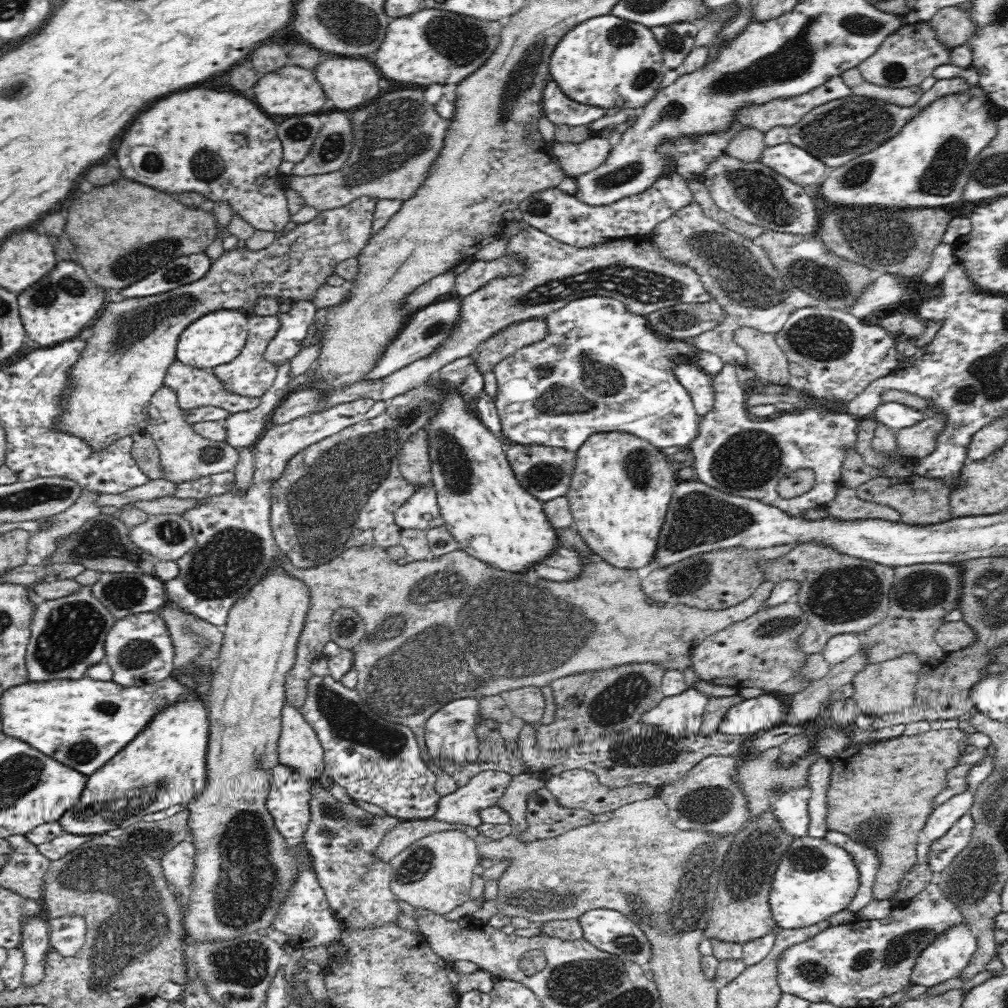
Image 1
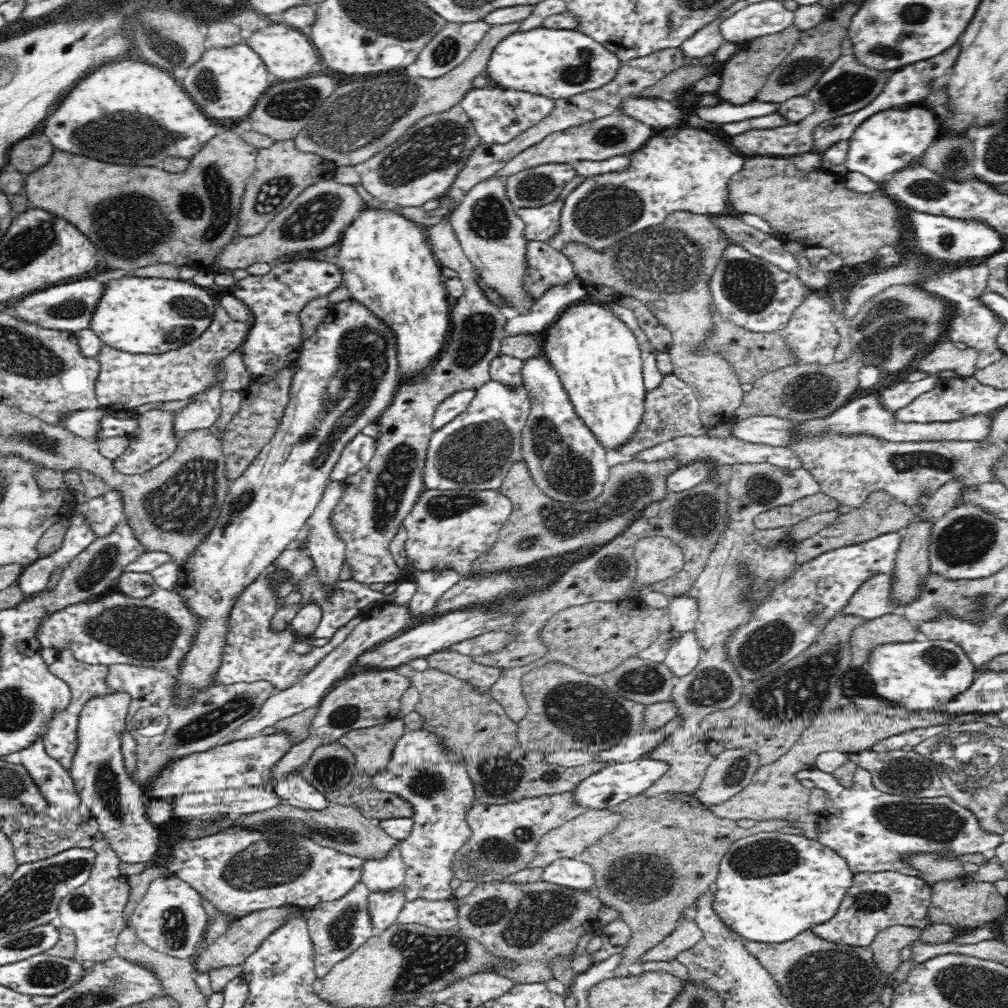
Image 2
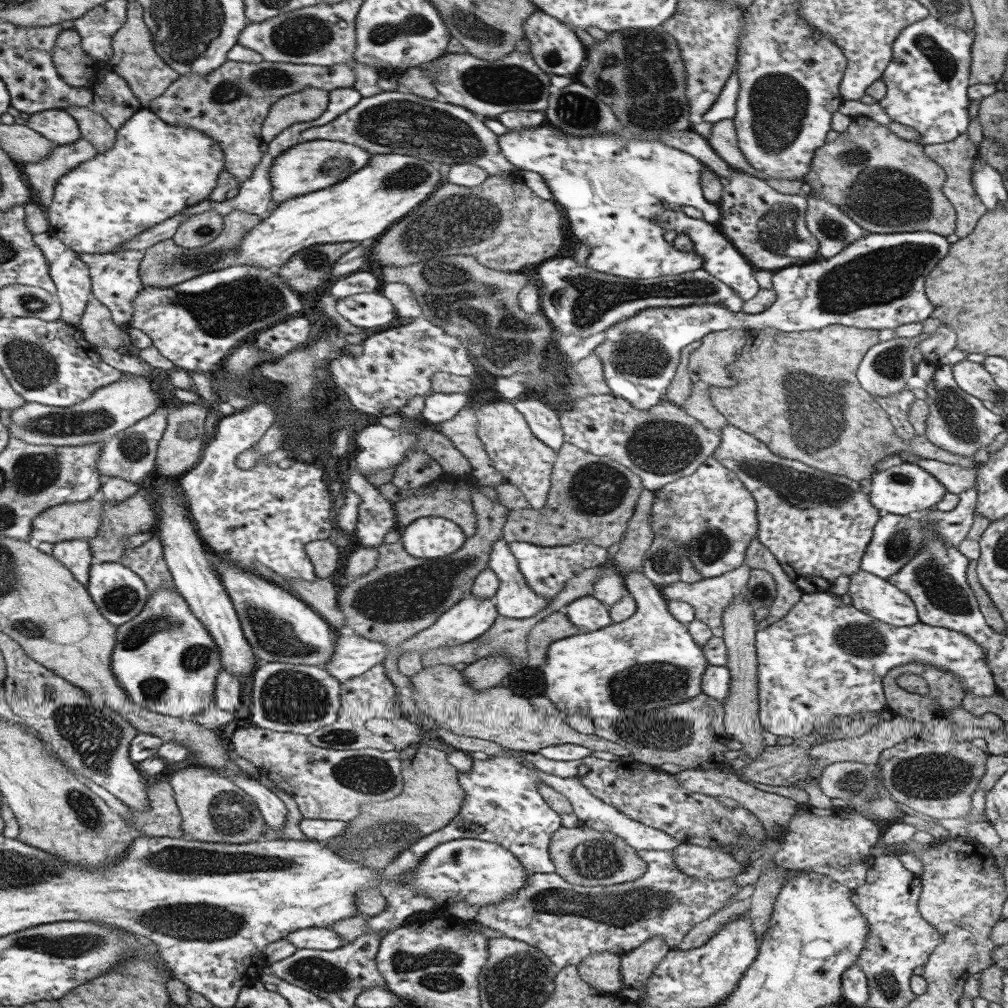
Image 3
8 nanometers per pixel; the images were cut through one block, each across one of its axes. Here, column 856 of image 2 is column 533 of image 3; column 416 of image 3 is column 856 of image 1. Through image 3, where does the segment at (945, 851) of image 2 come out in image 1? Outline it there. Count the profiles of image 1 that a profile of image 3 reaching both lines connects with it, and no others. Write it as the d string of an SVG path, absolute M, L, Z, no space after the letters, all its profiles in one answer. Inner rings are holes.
M829 830L826 833L825 839L830 844L842 847L847 853L850 853L852 859L854 859L854 863L856 863L856 867L858 867L860 887L853 902L847 907L848 911L857 914L870 902L875 900L873 898L872 887L880 869L878 854L873 849L862 845L858 841L854 841L848 835L838 831Z

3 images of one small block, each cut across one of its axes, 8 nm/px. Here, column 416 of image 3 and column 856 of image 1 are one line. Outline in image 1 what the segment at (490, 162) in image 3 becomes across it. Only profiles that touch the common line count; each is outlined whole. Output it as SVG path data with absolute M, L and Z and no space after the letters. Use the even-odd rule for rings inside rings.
M962 78L942 79L922 93L912 106L896 106L876 98L850 95L817 106L802 117L800 122L788 127L789 142L808 151L830 169L842 166L861 154L877 149L890 140L915 114L937 98L968 90L969 84Z

